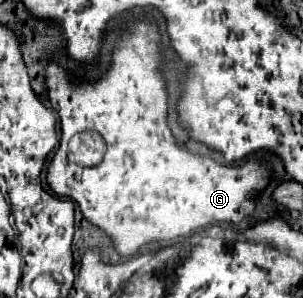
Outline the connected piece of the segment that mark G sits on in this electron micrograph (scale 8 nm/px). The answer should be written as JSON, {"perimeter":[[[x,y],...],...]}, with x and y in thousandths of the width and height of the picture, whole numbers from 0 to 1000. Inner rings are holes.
{"perimeter":[[[469,70],[436,84],[436,97],[403,117],[363,232],[323,272],[244,285],[191,211],[165,211],[152,232],[158,326],[172,359],[198,386],[205,426],[198,493],[158,554],[152,607],[191,661],[244,668],[290,742],[356,775],[396,856],[442,856],[482,815],[627,789],[640,768],[700,755],[713,742],[792,748],[838,708],[838,654],[865,641],[891,607],[891,567],[871,547],[812,540],[772,557],[736,557],[700,534],[591,507],[597,490],[578,480],[548,406],[548,305],[528,218],[535,191],[521,164],[521,91],[502,70]],[[290,433],[323,440],[343,460],[356,520],[343,520],[337,547],[323,547],[317,560],[257,560],[251,547],[228,540],[224,483],[238,453]]]}

